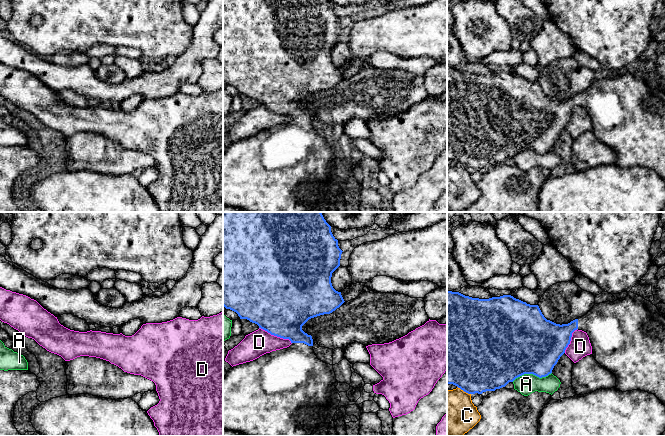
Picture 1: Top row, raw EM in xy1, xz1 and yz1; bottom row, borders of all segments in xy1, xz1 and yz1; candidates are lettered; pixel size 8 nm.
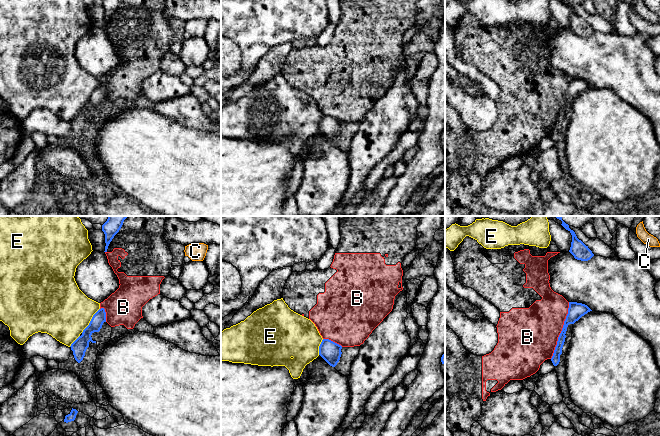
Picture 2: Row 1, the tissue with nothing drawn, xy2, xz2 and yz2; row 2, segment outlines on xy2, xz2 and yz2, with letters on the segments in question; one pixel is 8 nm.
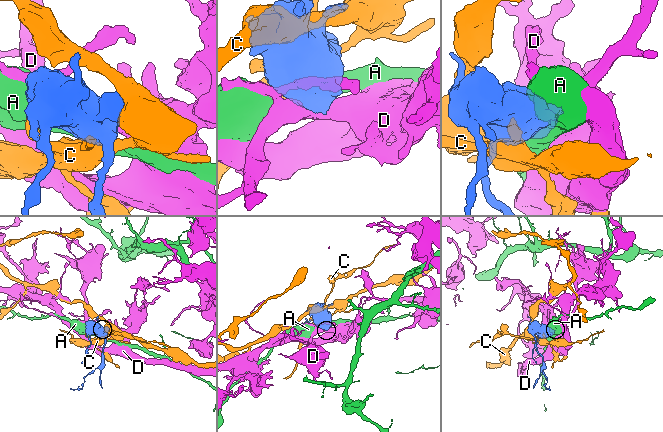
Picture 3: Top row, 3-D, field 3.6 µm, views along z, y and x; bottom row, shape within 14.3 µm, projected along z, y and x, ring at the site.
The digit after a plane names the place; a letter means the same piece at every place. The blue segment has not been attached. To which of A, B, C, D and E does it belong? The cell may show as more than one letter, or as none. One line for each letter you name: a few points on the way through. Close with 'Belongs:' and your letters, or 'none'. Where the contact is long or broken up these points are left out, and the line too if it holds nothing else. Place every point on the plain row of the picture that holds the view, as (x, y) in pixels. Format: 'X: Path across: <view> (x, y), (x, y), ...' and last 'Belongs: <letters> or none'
Belongs: none

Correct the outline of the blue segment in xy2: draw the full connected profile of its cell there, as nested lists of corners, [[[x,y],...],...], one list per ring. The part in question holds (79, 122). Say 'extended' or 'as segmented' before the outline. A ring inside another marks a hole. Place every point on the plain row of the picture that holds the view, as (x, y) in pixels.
as segmented; [[[101,84],[93,91],[89,101],[83,106],[82,111],[71,120],[71,126],[78,139],[83,136],[85,128],[89,123],[89,118],[96,119],[96,117],[92,116],[91,111],[94,108],[99,108],[104,98],[106,98],[106,88],[104,84]]]

